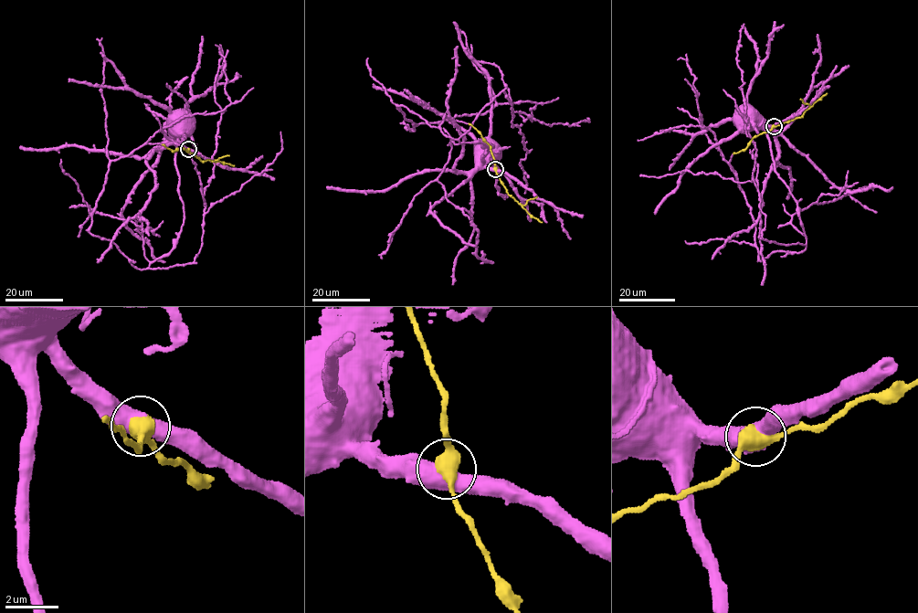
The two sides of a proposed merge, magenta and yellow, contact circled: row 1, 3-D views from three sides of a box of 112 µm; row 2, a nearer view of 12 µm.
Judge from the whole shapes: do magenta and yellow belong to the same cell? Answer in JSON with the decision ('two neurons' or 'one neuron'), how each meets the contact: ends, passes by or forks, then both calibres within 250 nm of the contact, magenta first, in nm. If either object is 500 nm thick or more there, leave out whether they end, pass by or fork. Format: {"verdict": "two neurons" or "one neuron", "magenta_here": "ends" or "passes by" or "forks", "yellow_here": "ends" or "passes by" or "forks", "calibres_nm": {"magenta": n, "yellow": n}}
{"verdict": "one neuron", "calibres_nm": {"magenta": 550, "yellow": 480}}

